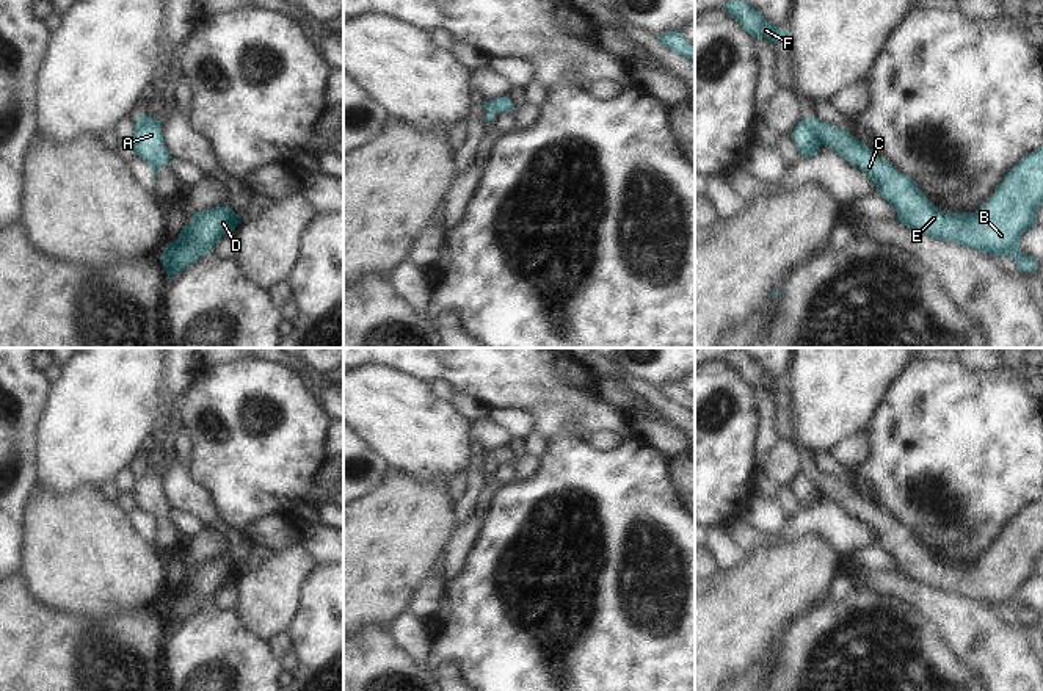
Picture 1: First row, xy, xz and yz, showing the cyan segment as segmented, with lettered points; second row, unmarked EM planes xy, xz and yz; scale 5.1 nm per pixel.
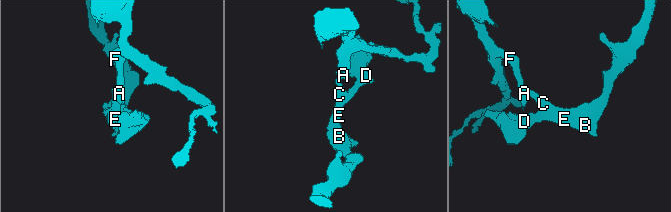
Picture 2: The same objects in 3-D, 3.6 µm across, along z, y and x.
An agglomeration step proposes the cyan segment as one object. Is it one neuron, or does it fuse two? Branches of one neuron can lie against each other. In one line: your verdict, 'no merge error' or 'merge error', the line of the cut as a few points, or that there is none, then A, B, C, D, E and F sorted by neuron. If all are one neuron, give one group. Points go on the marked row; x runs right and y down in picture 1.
merge error | yz (808, 119), (808, 127), (821, 143) | A F / B C D E

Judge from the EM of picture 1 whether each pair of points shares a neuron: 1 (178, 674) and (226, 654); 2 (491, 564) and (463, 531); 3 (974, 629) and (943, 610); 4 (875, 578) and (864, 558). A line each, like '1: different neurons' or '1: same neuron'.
1: same neuron
2: different neurons
3: same neuron
4: different neurons

